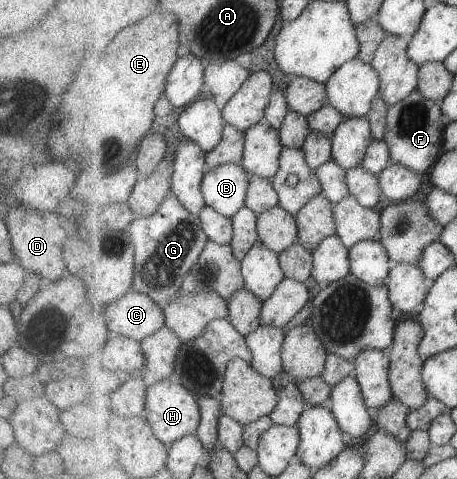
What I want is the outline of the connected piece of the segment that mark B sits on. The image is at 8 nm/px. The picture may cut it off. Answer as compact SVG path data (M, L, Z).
M241 164L219 165L208 170L202 182L206 206L226 217L235 216L246 204L250 176Z

